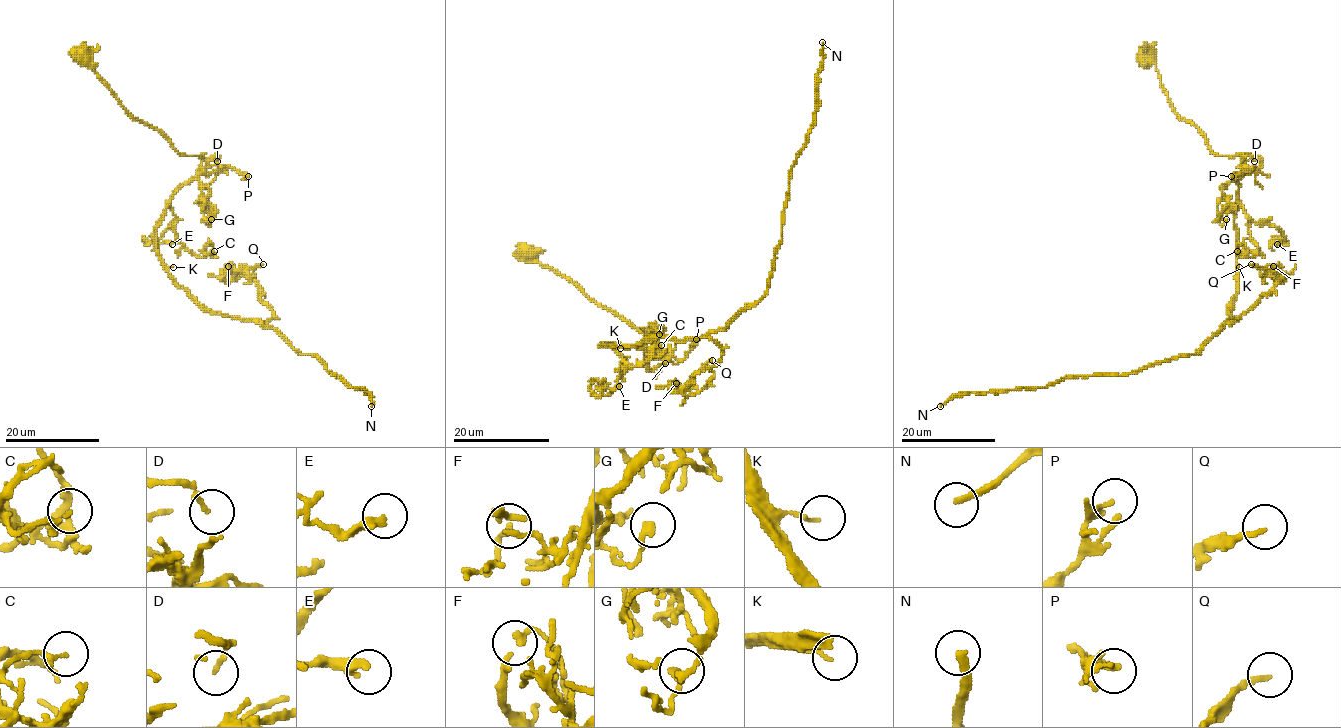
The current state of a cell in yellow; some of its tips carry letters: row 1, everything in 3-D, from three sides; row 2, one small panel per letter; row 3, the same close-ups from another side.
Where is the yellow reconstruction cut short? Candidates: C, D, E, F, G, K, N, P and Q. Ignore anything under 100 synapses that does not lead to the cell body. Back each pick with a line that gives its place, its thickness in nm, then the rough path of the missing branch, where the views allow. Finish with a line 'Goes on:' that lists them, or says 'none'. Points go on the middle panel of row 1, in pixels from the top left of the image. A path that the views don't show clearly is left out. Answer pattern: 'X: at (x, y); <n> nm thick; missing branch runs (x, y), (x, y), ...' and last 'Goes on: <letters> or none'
N: at (822, 42); 220 nm thick
Goes on: N

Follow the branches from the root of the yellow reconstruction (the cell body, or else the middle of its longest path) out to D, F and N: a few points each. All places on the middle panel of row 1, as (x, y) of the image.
D: (527, 253), (635, 326), (652, 346), (648, 371), (646, 357), (657, 351), (667, 356), (665, 363)
F: (527, 253), (635, 326), (648, 371), (641, 349), (601, 345), (722, 349), (699, 391), (676, 383)
N: (527, 253), (635, 326), (652, 346), (648, 371), (641, 349), (601, 345), (723, 329), (766, 291), (822, 42)

